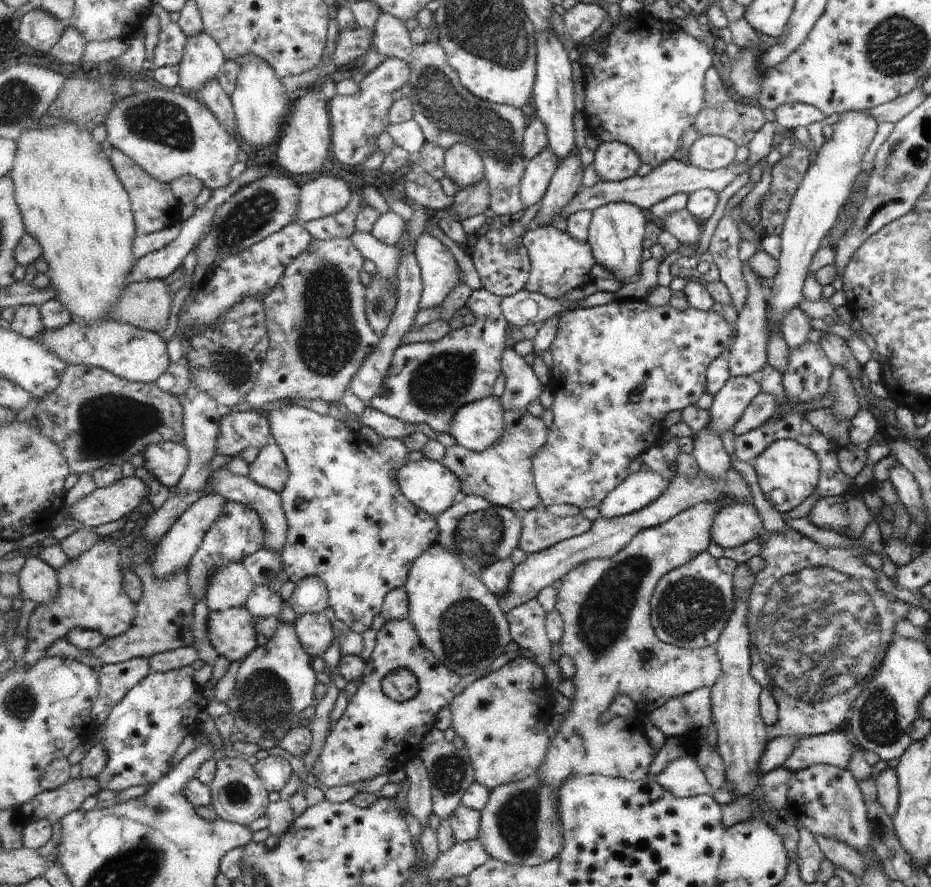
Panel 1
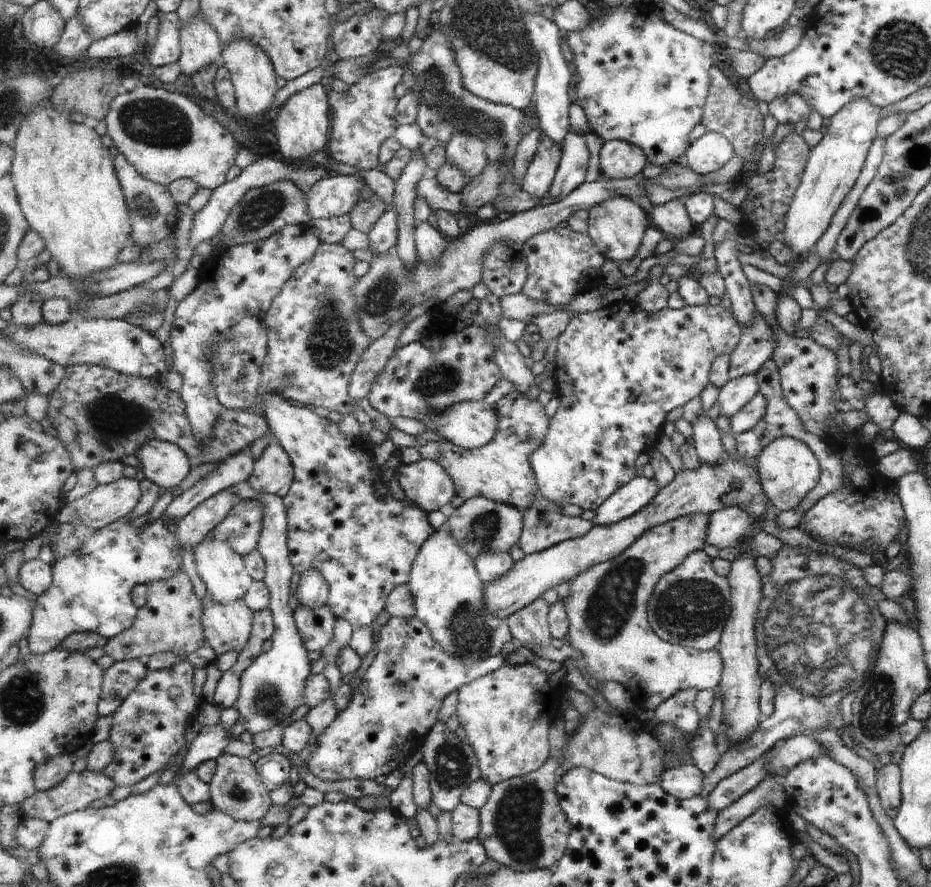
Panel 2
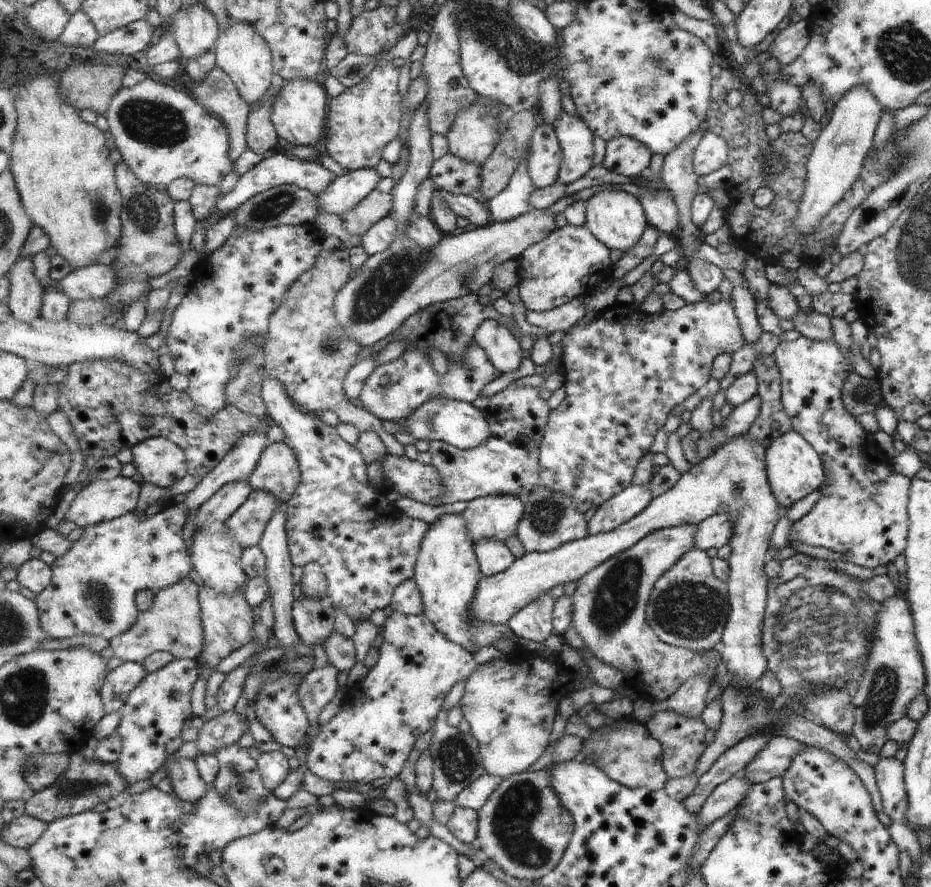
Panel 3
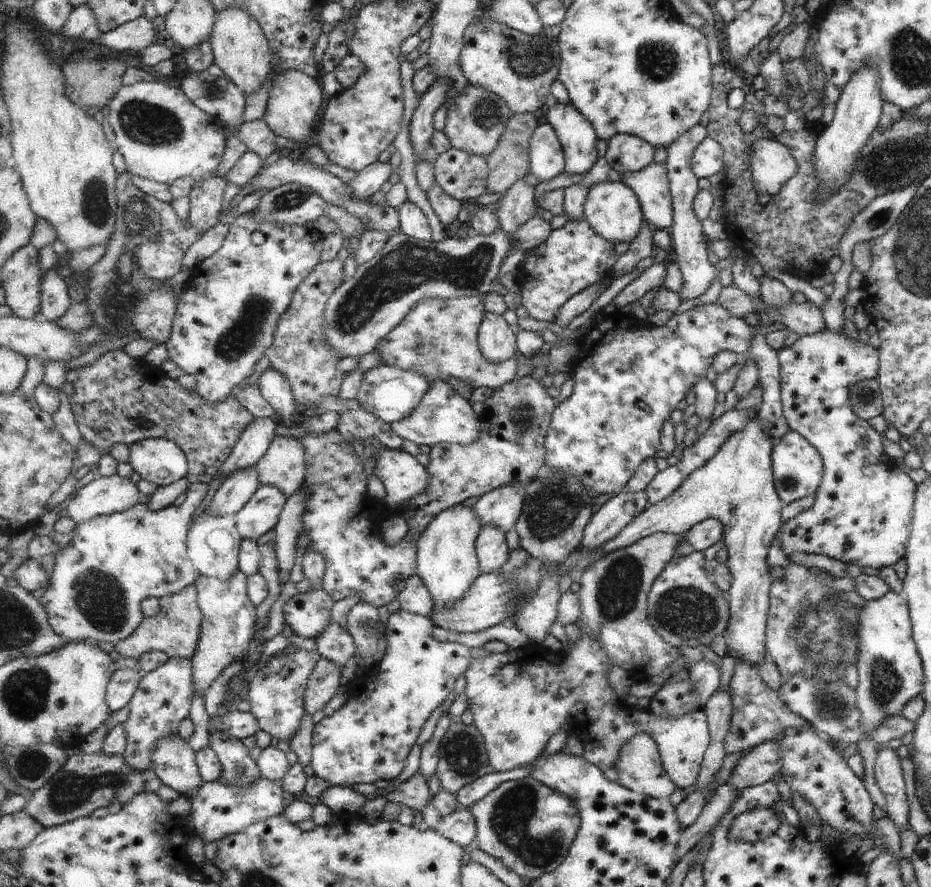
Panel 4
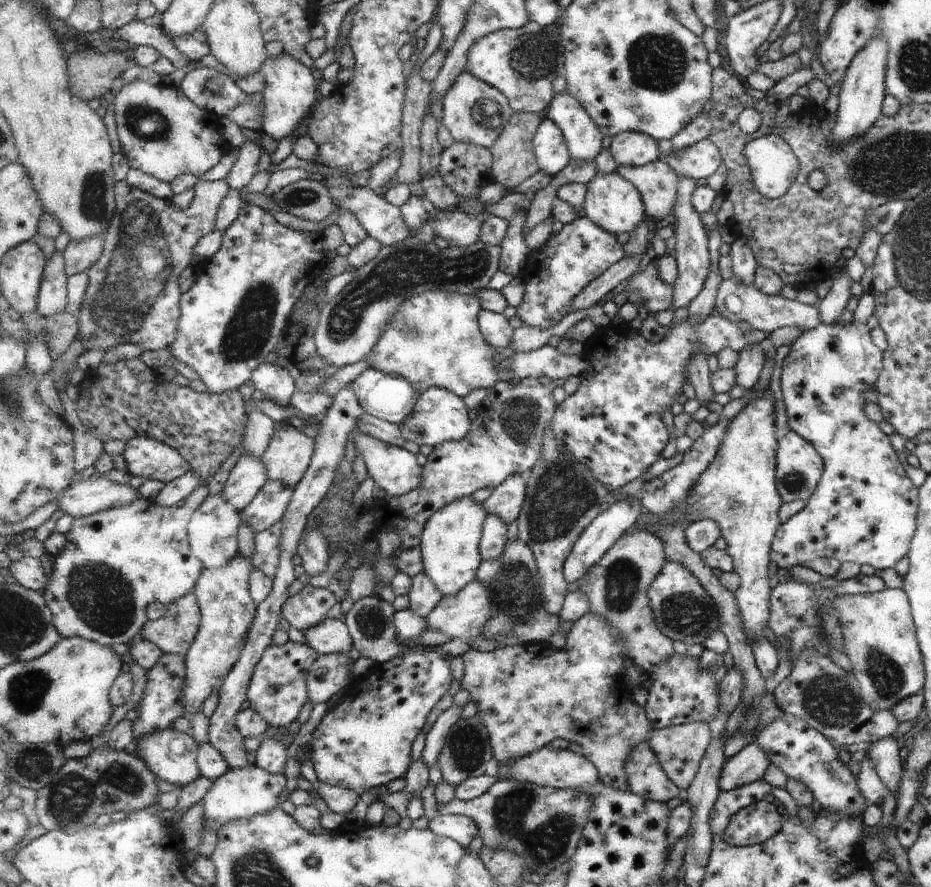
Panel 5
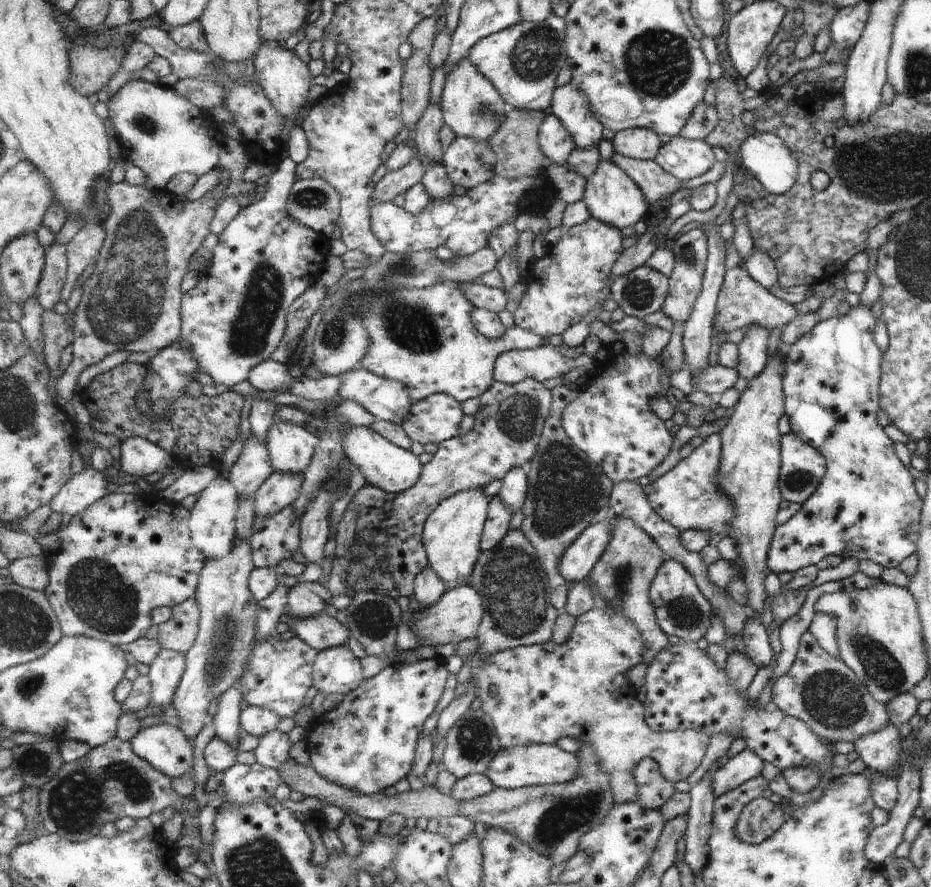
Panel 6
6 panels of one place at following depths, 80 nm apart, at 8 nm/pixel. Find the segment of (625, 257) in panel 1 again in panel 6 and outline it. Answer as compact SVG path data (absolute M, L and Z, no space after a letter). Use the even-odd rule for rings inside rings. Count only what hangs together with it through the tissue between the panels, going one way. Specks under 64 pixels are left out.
M611 158L601 159L598 169L586 182L585 204L597 220L609 223L617 228L635 226L641 219L649 217L649 202L642 188Z

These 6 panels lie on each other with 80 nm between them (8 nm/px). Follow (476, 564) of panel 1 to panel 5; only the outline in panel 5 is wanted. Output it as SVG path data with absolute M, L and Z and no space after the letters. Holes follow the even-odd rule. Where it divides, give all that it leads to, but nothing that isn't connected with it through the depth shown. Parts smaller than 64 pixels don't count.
M514 474L503 481L483 504L488 514L497 514L504 523L511 524L521 516L526 490L526 477Z

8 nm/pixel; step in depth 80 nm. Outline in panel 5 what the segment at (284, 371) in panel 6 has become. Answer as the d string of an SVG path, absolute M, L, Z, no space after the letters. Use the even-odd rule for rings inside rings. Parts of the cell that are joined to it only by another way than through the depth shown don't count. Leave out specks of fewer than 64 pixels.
M263 363L254 370L252 384L273 402L291 407L291 397L297 391L296 382L287 369L279 363Z

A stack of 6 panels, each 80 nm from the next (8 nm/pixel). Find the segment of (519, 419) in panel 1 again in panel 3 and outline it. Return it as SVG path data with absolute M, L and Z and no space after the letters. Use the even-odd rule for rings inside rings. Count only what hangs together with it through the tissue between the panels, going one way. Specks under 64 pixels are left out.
M510 383L506 389L490 397L490 403L484 409L487 413L491 436L478 447L462 449L445 441L429 442L429 452L432 456L432 465L442 474L442 482L446 486L445 497L441 505L451 504L459 500L472 501L491 495L512 494L519 496L522 492L530 493L541 484L540 454L542 438L546 436L546 428L552 413L547 403L536 387L525 385L517 386Z

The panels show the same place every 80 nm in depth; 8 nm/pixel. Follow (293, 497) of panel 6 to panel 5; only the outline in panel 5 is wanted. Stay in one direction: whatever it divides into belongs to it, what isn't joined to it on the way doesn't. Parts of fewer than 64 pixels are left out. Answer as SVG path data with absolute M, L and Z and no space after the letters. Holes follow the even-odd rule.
M270 478L259 494L241 512L241 520L255 533L271 528L283 520L294 492L295 488L292 486Z

